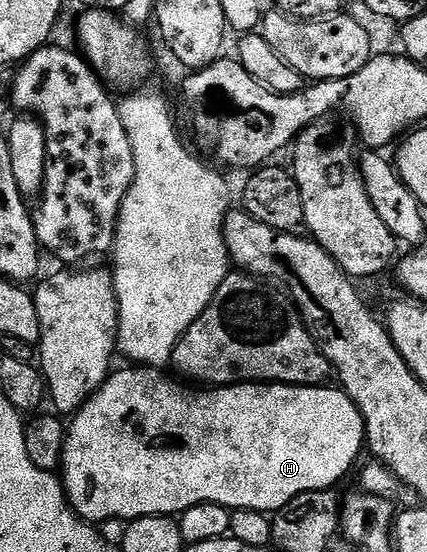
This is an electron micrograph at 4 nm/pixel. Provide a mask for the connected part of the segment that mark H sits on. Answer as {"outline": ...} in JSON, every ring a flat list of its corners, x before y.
{"outline":[[126,366,123,372,115,371,107,376,97,392,86,401,85,406,75,412,68,424,66,445,62,455,60,479,66,490,66,499,74,509,75,516,81,516,87,522,98,520,122,520,129,522,141,516,172,516,186,512,197,504,219,504,228,509,251,508,257,512,275,514,298,495,308,491,333,489,337,480,342,480,355,467,357,456,364,451,366,444,366,425,358,407,341,387,333,386,299,386,297,384,264,384,261,382,243,382,214,386,209,390,193,392,190,388,181,388,173,384,161,371,151,370,145,366]]}

